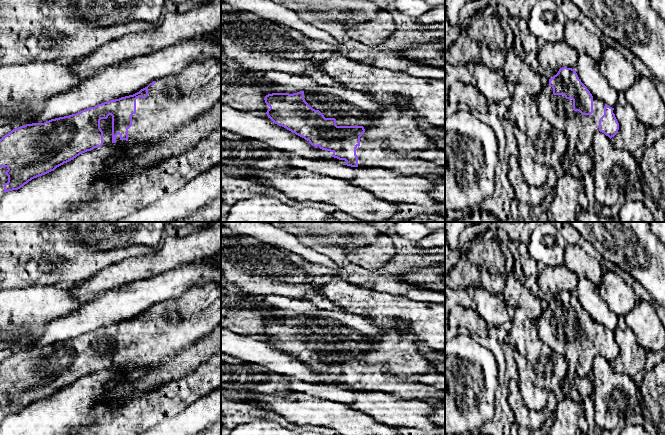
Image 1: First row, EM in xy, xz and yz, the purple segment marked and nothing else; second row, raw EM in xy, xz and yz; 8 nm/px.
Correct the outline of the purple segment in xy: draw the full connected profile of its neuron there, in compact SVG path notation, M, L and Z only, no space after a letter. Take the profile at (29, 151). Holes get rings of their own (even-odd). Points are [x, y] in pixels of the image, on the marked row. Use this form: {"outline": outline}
{"outline": "M221 59L196 61L176 75L166 76L150 83L139 92L110 100L76 114L32 123L13 129L0 139L0 198L9 191L18 190L34 178L54 171L82 153L101 146L126 140L132 148L147 147L175 132L186 122L195 119L221 99Z"}

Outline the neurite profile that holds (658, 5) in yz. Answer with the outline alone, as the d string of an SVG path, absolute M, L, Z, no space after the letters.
M649 0L653 9L664 19L665 21L665 0Z

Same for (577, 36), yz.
M566 21L564 41L578 53L585 52L595 61L598 61L601 58L604 49L601 39L591 33L579 21Z

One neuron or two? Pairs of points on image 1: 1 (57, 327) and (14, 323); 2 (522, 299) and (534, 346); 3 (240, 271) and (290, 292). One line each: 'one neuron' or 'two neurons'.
1: two neurons
2: two neurons
3: one neuron

